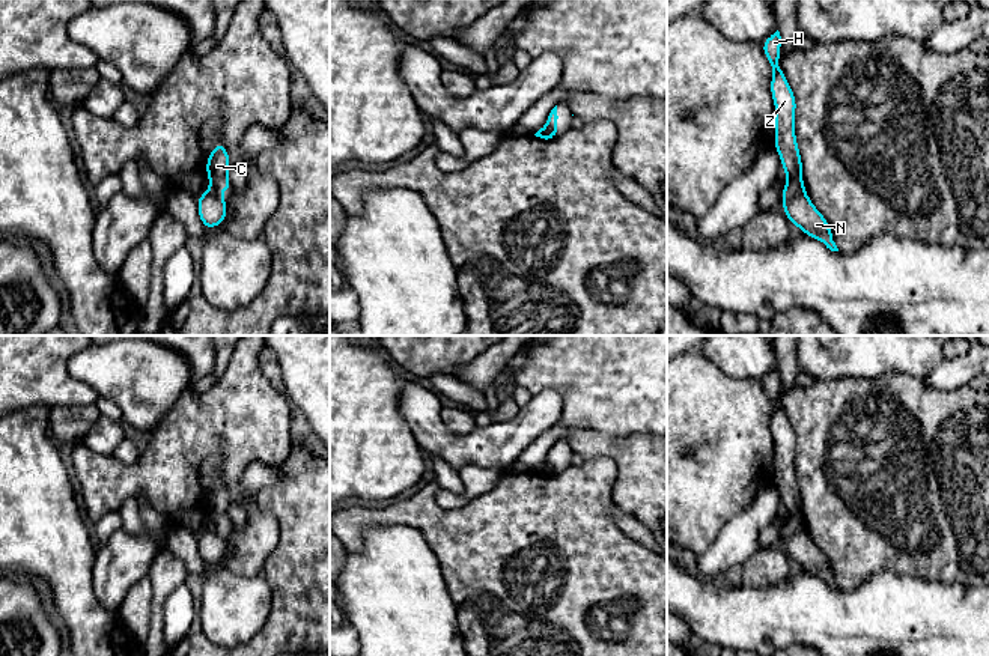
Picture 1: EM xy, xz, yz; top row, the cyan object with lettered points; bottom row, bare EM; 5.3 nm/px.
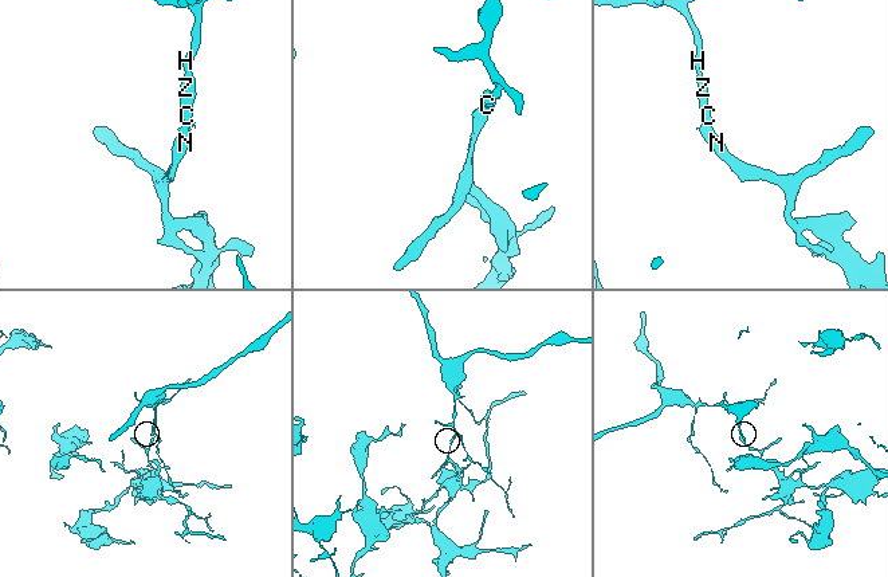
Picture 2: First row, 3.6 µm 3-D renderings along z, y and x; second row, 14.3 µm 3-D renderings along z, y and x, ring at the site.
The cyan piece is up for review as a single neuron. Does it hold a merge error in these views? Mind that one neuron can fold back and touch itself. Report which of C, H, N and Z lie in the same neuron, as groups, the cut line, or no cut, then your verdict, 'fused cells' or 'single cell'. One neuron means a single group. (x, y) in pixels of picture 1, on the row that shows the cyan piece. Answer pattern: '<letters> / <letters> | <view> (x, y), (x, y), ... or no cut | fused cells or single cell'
C H Z / N | yz (804, 190), (785, 203) | fused cells

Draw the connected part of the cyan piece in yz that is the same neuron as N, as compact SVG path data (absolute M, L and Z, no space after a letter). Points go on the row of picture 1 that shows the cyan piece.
M805 190L784 203L781 211L802 233L819 239L831 251L838 251L826 218L814 208Z

